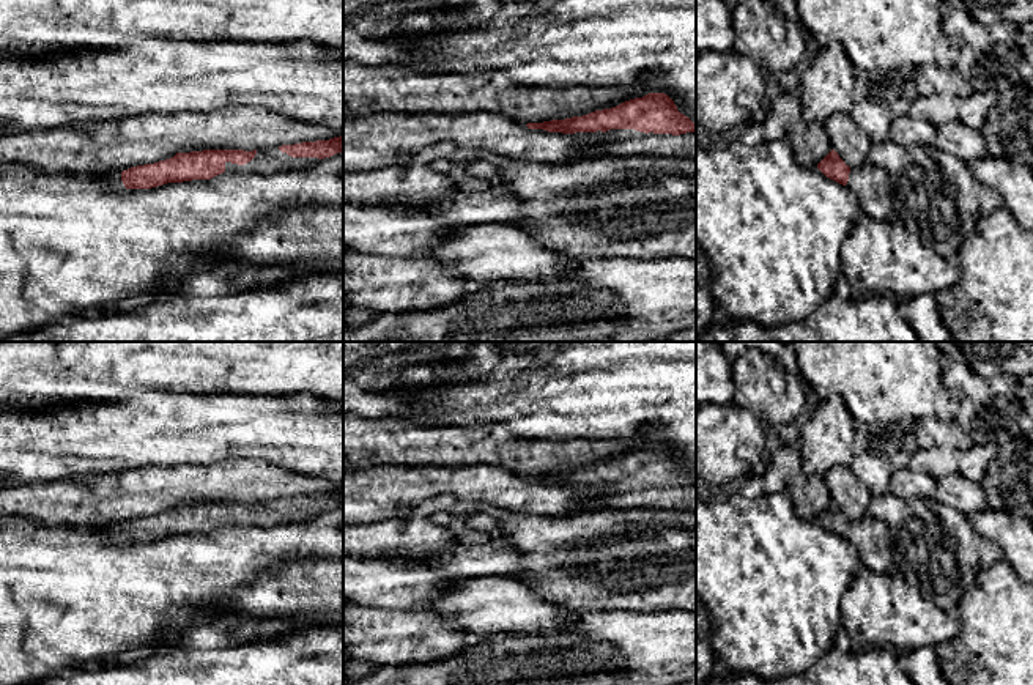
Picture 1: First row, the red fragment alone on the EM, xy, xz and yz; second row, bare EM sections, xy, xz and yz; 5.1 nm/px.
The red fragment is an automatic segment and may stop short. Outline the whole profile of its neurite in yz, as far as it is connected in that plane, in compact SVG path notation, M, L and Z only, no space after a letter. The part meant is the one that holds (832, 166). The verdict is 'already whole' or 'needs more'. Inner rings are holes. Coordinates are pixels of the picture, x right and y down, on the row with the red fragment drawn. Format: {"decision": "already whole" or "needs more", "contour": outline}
{"decision": "needs more", "contour": "M835 150L817 164L817 168L852 191L863 214L876 219L890 219L894 214L891 184L883 168L869 161L850 168Z"}

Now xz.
{"decision": "needs more", "contour": "M649 93L616 107L583 117L528 123L548 132L597 132L605 135L578 151L573 162L595 157L691 157L696 159L696 124L665 93Z"}

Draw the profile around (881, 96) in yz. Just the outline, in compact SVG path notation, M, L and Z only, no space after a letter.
M910 68L860 71L853 94L855 102L849 113L872 145L890 137L894 120L909 115L920 96L915 71Z

